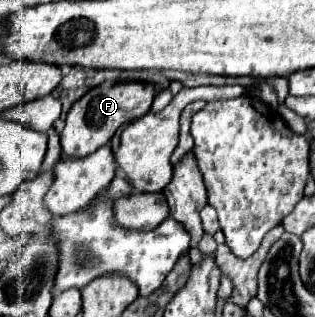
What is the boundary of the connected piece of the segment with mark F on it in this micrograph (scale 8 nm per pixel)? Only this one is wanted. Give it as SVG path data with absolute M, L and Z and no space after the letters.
M105 82L95 90L89 90L67 114L65 128L61 132L61 148L67 158L85 158L97 148L105 146L115 130L129 124L151 110L155 98L155 86L149 82Z

